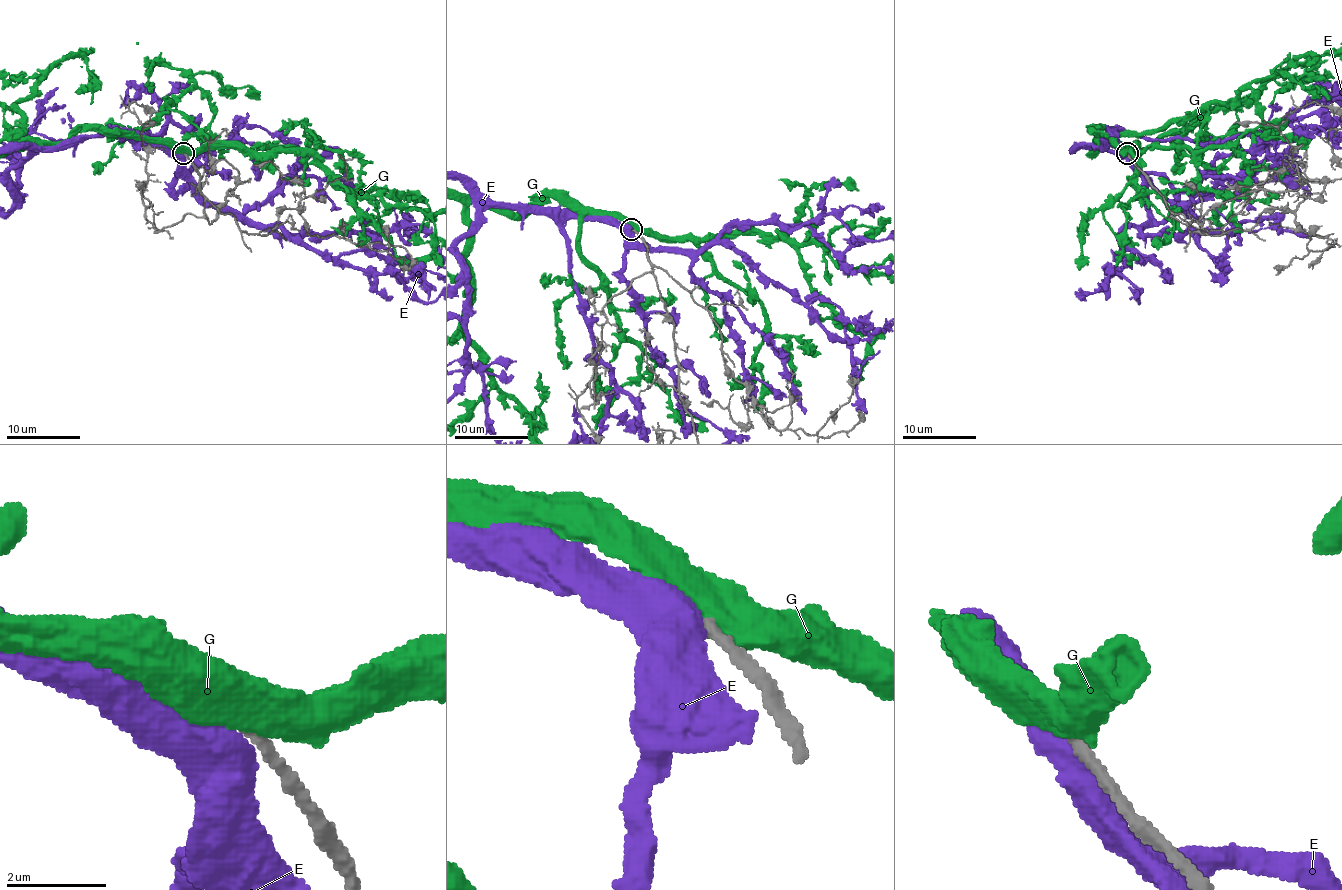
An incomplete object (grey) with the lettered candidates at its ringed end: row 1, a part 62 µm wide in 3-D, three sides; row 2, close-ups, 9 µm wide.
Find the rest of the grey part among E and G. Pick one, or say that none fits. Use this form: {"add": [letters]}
{"add": []}

